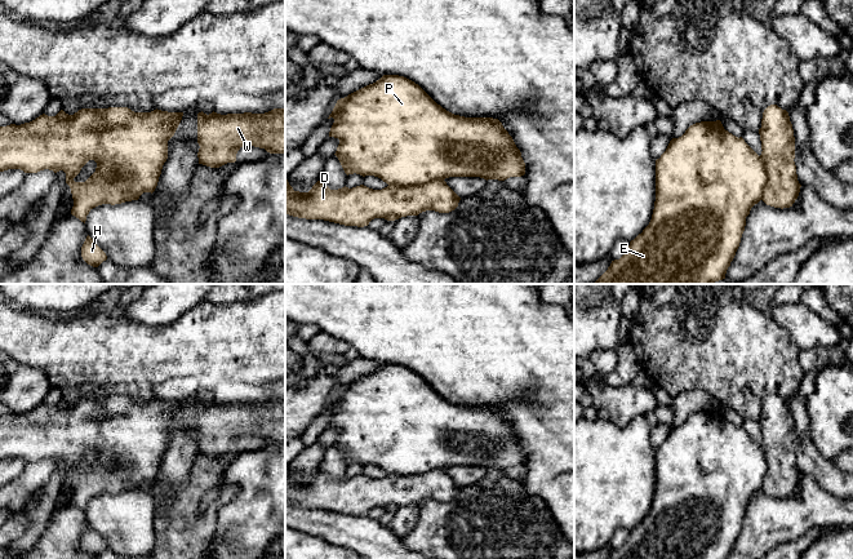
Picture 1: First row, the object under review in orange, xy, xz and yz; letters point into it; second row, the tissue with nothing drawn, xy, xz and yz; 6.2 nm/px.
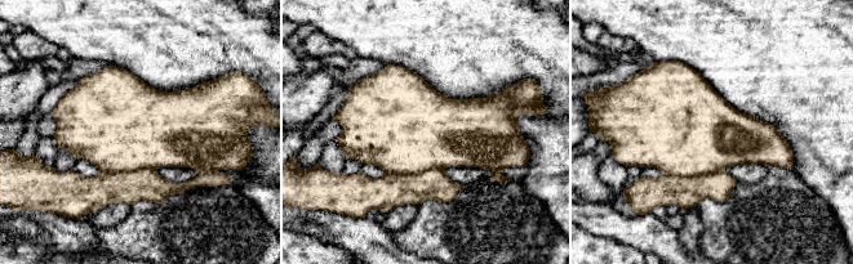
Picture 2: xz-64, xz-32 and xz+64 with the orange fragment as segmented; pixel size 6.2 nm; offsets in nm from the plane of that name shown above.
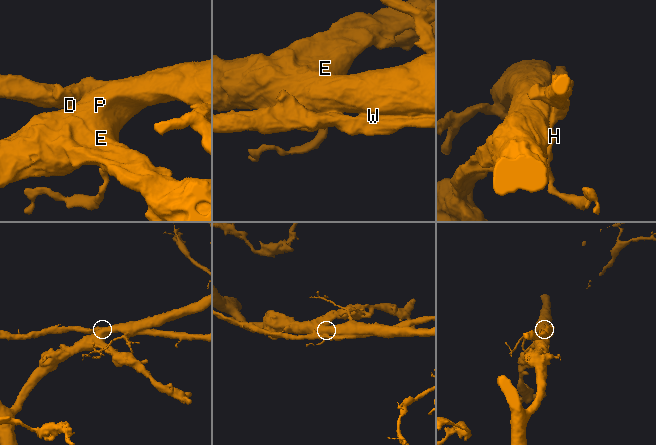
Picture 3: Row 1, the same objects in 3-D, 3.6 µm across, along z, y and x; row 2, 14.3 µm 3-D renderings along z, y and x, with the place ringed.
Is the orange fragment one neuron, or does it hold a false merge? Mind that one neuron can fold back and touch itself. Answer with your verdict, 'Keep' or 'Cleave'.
Cleave

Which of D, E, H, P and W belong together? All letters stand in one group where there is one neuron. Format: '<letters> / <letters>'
D H W / E P

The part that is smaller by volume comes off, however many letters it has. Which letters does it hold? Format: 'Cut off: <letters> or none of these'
Cut off: D, H, W

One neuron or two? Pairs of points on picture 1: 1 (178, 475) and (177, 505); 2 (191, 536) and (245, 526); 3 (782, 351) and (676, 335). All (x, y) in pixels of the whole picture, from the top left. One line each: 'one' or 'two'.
1: two
2: two
3: one

